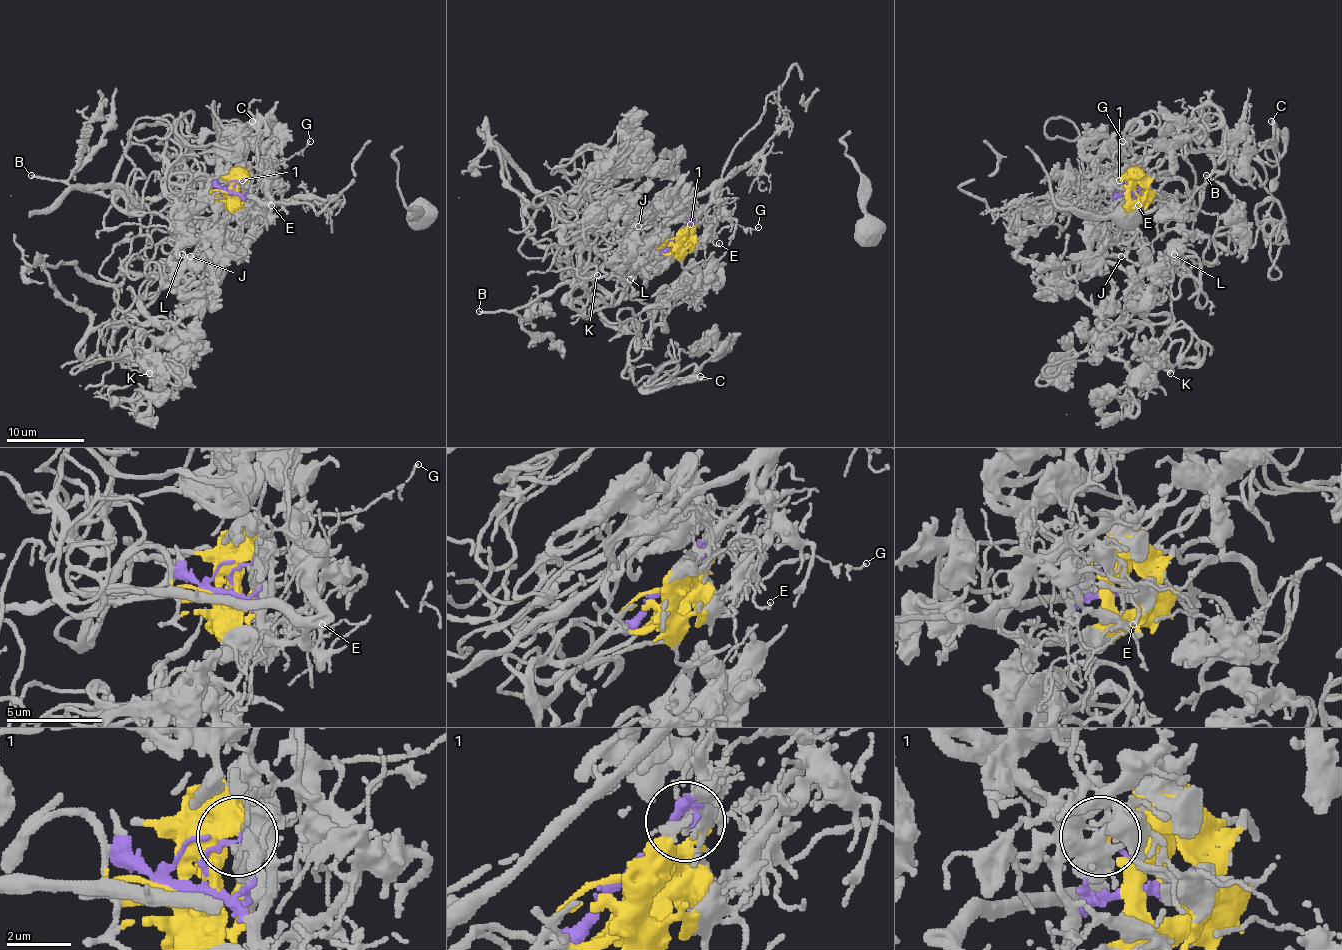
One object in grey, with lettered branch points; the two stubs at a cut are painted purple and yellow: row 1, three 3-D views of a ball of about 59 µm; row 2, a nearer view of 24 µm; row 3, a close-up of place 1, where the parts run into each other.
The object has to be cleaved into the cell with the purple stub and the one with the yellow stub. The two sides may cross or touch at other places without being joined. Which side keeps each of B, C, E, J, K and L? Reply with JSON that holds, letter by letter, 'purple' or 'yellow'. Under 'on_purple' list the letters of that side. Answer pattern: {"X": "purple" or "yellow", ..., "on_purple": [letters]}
{"B": "purple", "C": "yellow", "E": "purple", "J": "yellow", "K": "yellow", "L": "yellow", "on_purple": ["B", "E"]}

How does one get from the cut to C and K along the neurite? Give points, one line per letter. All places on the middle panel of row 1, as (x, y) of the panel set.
C: (679, 238), (611, 277), (628, 297), (595, 298), (562, 217), (593, 304), (638, 329), (632, 366), (700, 376)
K: (679, 238), (611, 277), (628, 297), (595, 300), (626, 322), (597, 287), (574, 298), (561, 258), (597, 275)

